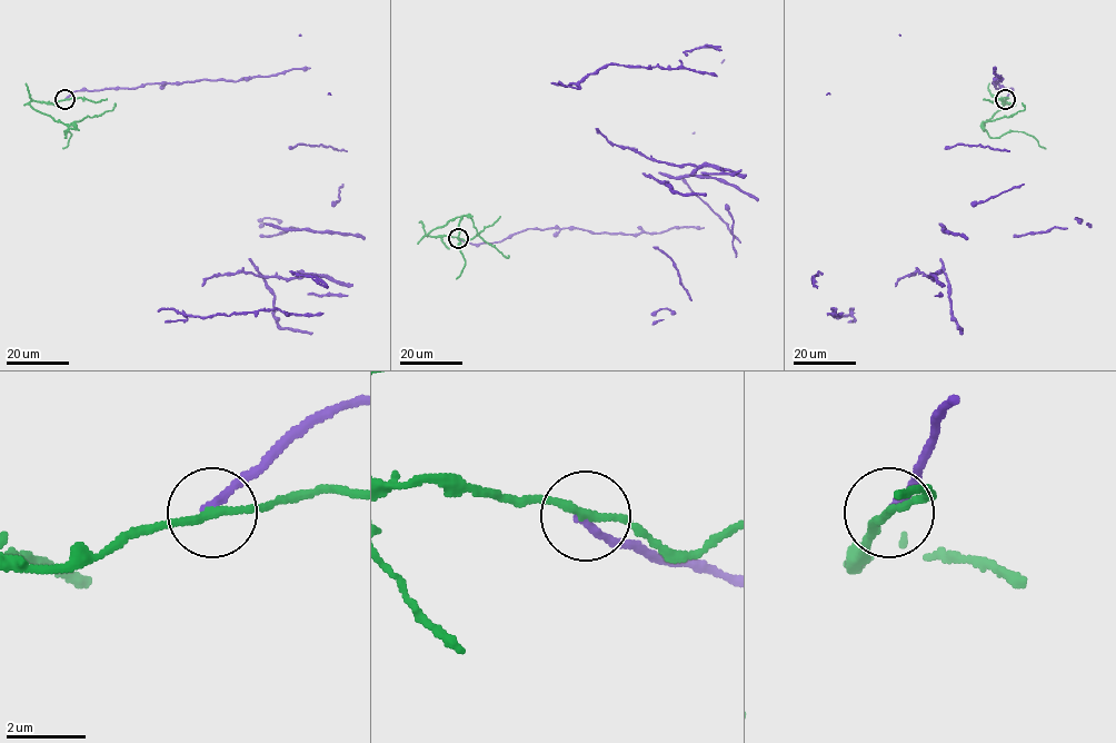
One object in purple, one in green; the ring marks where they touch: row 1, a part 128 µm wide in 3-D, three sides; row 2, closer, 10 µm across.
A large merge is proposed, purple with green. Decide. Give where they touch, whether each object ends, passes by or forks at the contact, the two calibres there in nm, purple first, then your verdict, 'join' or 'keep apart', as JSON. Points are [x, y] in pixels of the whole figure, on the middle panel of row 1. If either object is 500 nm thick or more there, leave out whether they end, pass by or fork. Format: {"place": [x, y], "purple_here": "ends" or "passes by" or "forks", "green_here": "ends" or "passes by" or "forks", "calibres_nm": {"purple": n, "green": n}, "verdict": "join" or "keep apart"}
{"place": [458, 238], "purple_here": "ends", "green_here": "passes by", "calibres_nm": {"purple": 190, "green": 180}, "verdict": "keep apart"}

